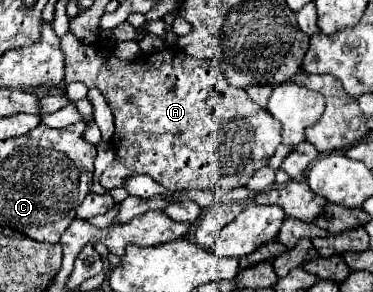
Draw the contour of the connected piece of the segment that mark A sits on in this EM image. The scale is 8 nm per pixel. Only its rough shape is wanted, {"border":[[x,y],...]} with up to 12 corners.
{"border":[[60,39],[64,95],[82,81],[114,113],[122,163],[168,191],[236,189],[280,123],[214,61],[182,49],[124,61]]}

